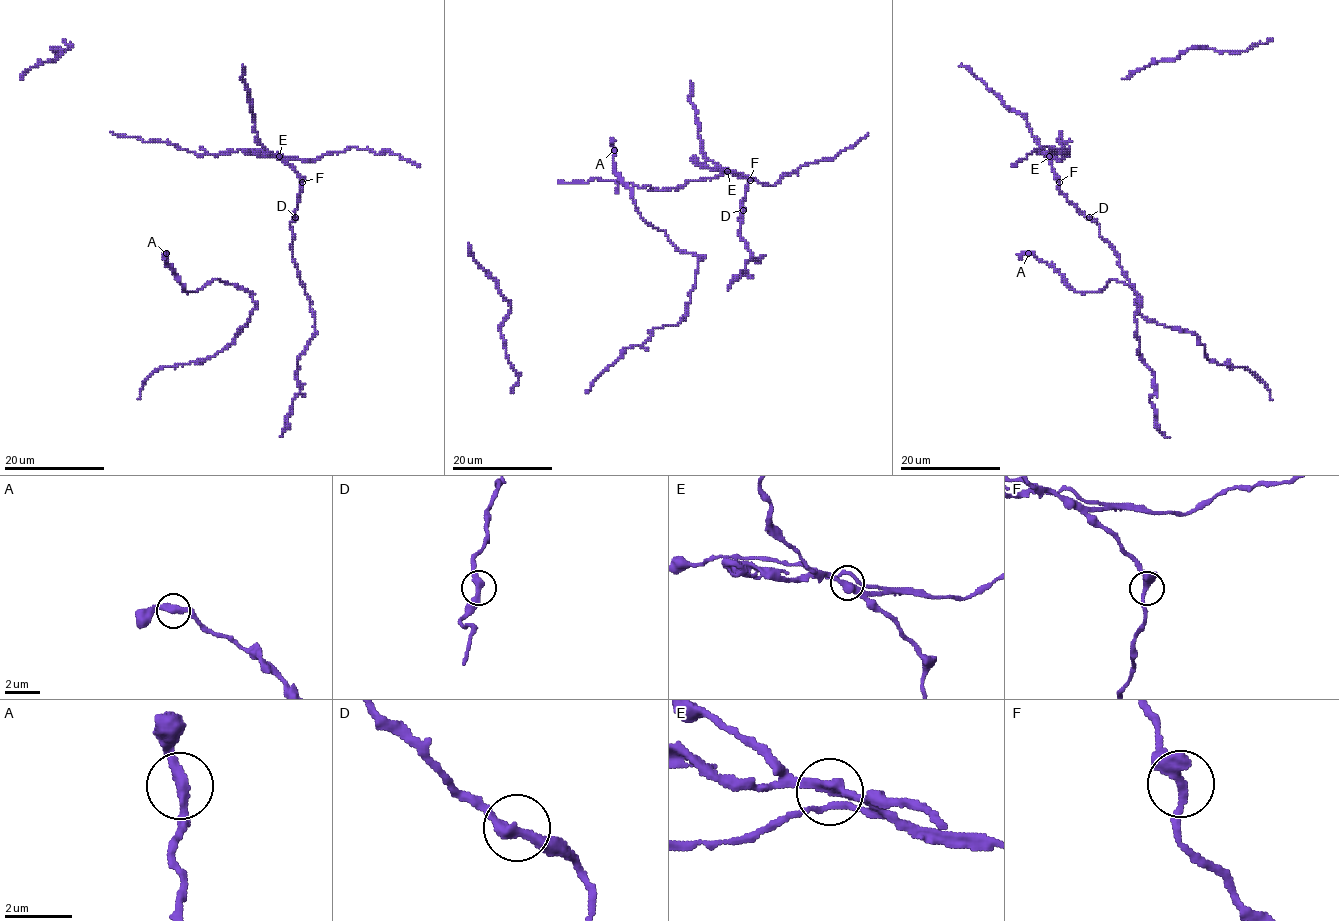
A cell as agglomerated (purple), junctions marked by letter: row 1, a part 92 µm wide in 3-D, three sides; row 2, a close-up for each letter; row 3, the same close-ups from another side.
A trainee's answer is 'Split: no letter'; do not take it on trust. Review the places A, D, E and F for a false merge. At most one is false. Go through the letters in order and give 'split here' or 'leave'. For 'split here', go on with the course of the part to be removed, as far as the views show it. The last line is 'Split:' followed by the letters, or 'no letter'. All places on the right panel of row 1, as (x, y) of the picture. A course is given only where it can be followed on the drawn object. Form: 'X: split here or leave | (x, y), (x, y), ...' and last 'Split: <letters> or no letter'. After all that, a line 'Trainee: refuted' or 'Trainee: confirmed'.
A: leave
D: leave
E: split here | (1050, 156), (1059, 148), (1069, 154), (1065, 154), (1057, 141), (1061, 131)
F: leave
Split: E
Trainee: refuted

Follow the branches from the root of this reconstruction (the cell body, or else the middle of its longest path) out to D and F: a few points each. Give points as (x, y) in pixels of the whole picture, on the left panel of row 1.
D: (272, 154), (279, 154), (300, 179), (295, 217)
F: (272, 154), (279, 154), (302, 182)

